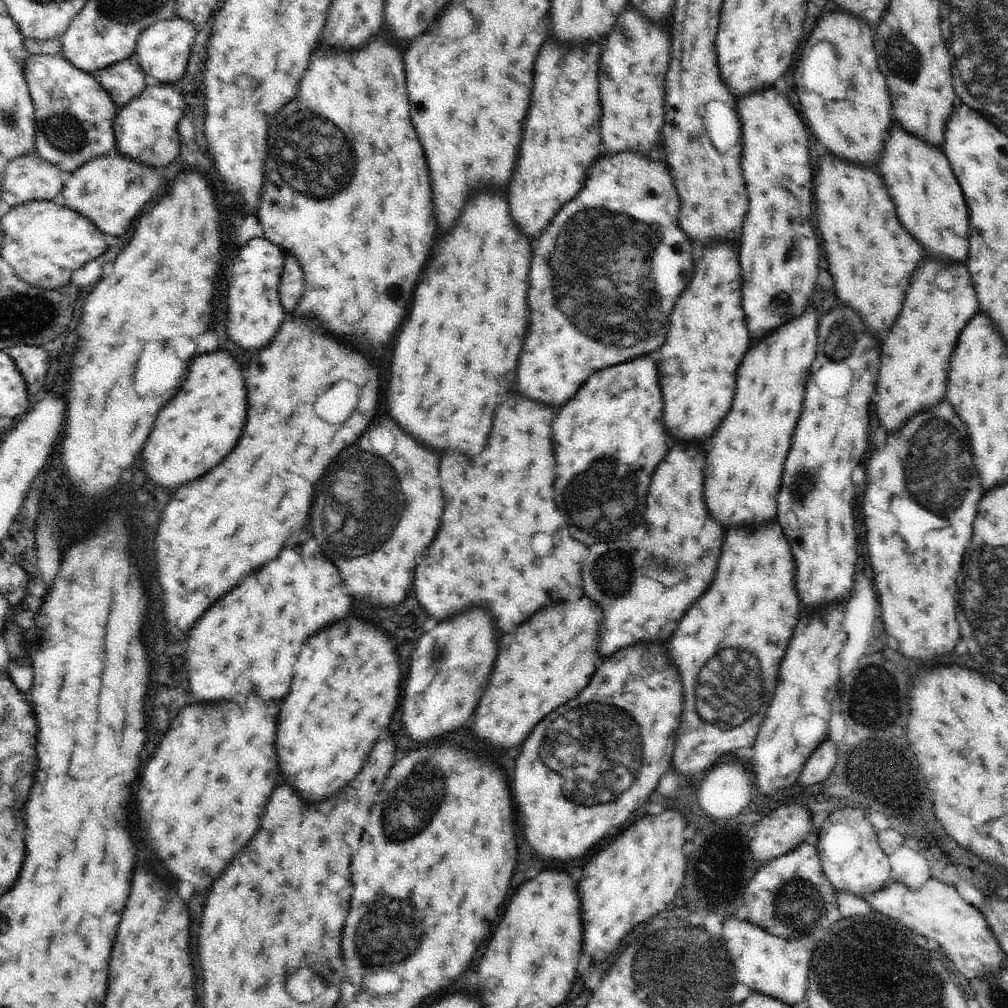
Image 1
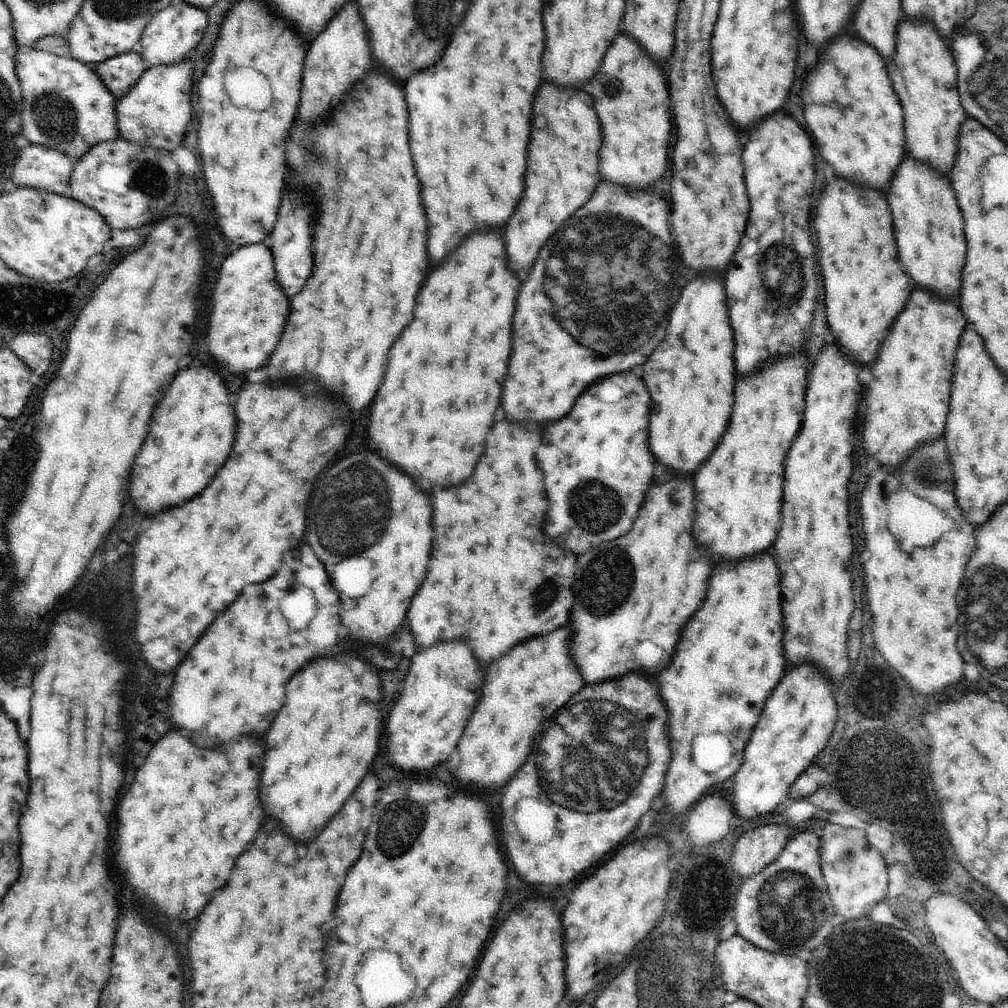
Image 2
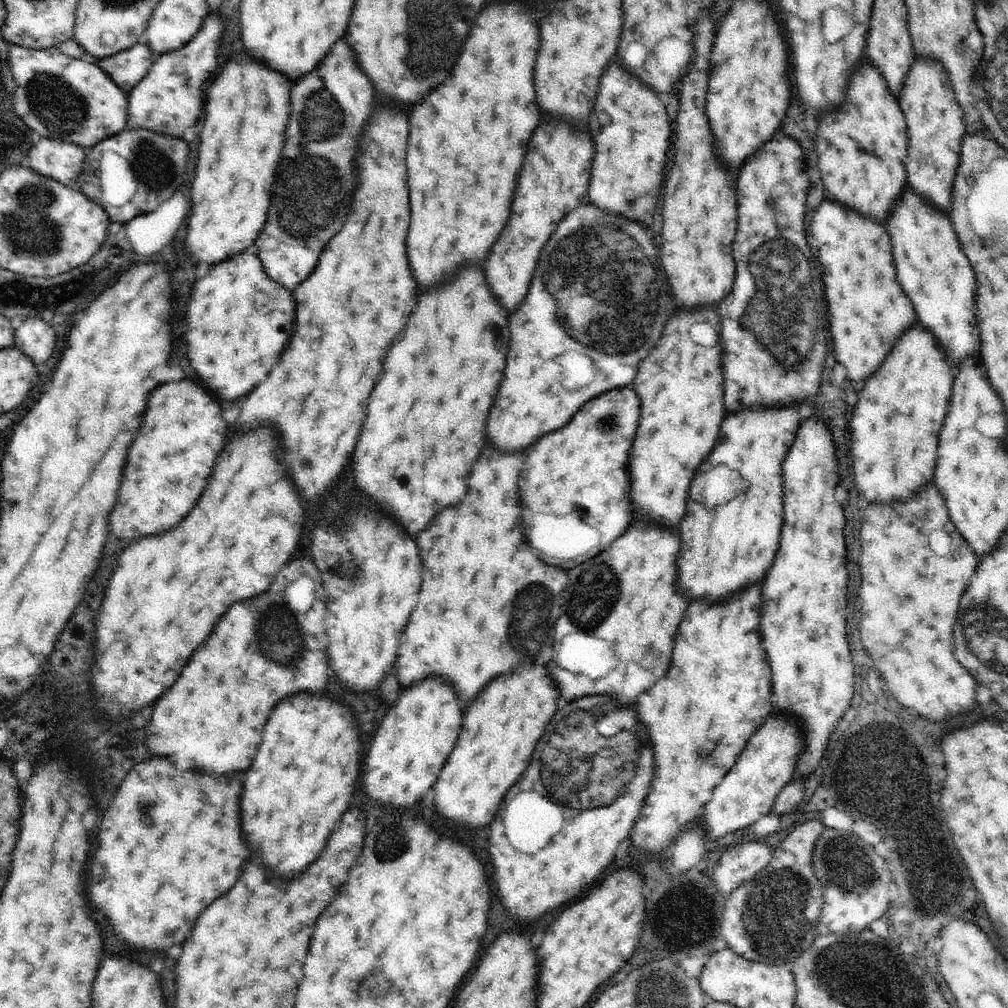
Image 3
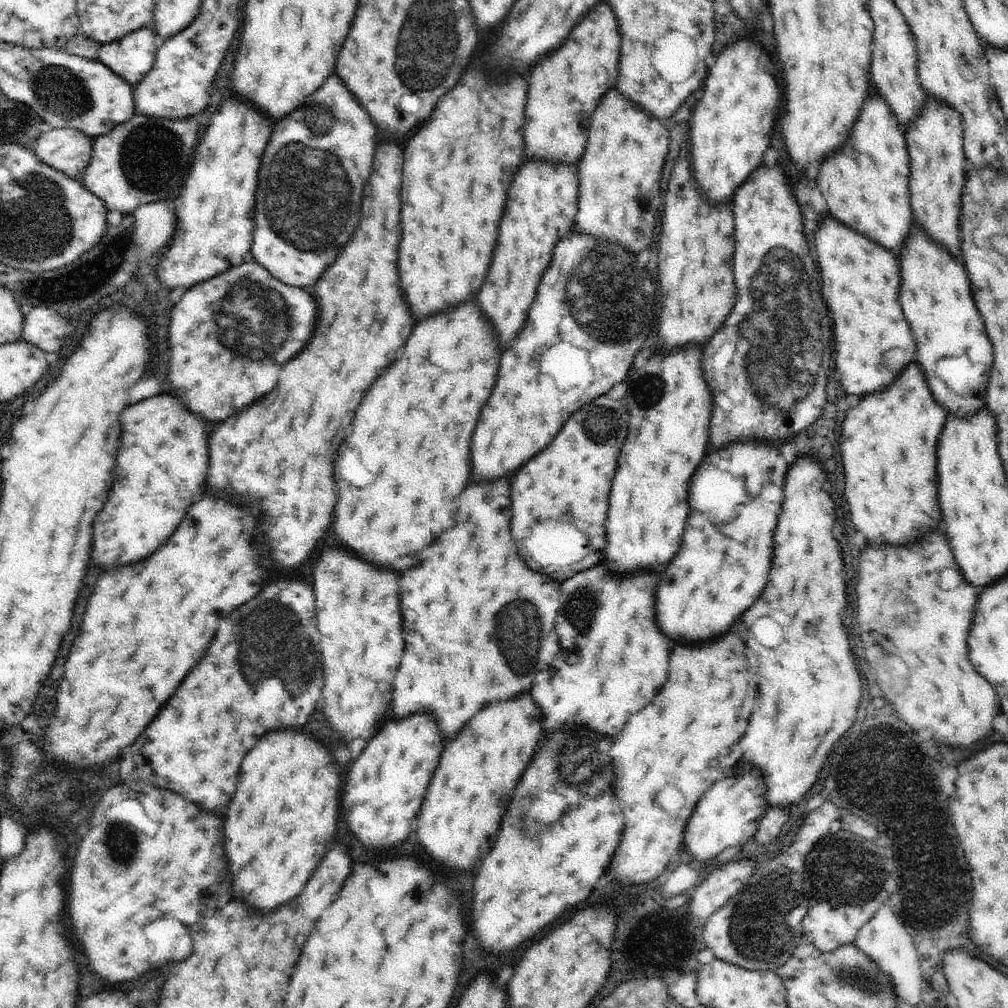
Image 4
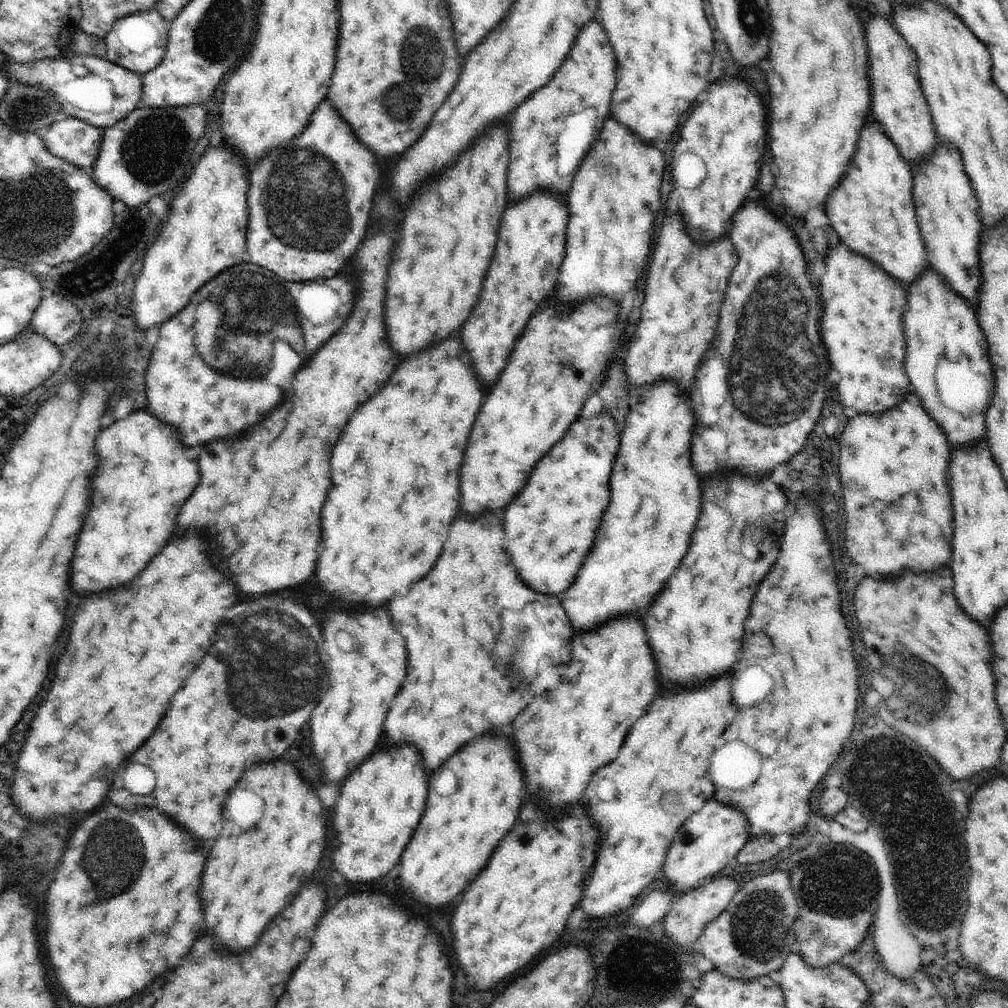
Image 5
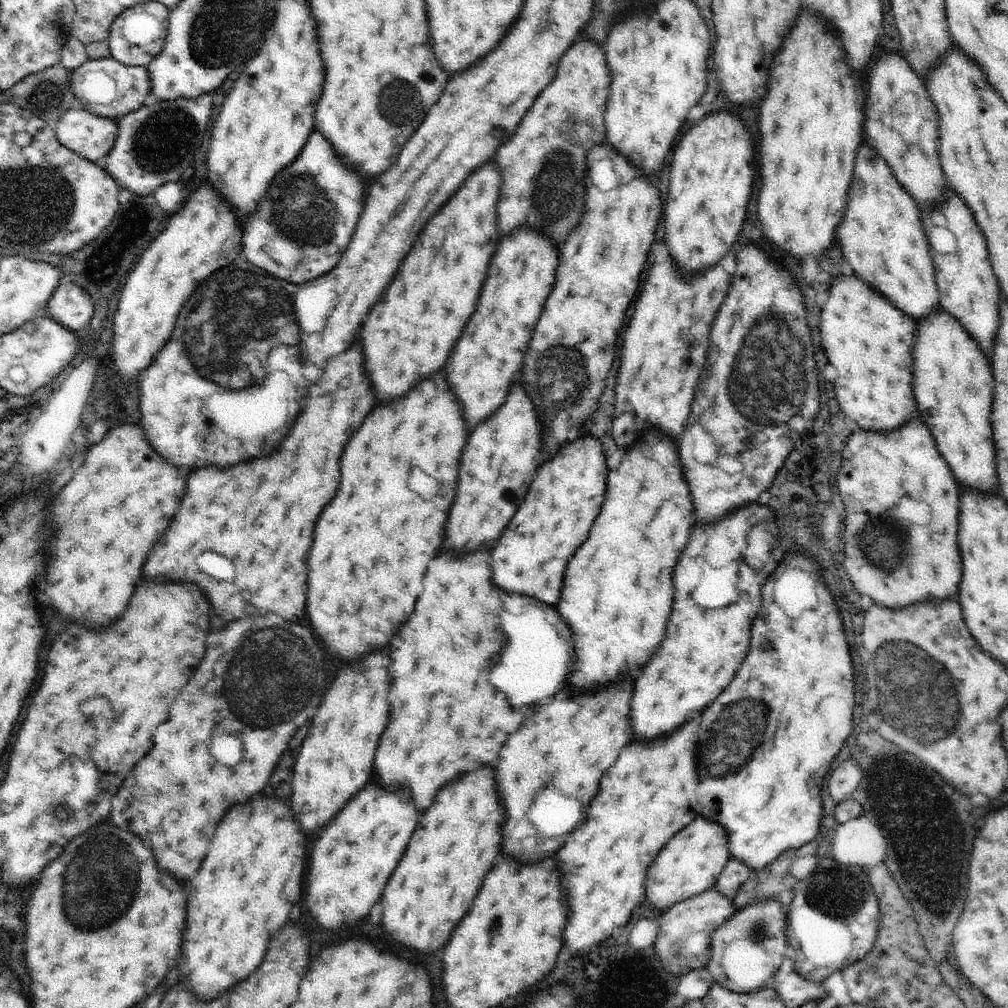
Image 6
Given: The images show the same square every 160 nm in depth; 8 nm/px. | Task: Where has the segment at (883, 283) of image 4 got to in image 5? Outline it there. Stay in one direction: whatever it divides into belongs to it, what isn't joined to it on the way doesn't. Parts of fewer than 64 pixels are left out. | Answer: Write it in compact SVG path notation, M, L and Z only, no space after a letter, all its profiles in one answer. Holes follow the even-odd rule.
M842 242L828 250L824 262L826 274L820 284L826 312L822 338L830 364L842 376L838 382L840 400L856 412L884 412L910 392L910 382L904 372L906 338L902 320L908 292L882 266L868 262L866 256L852 252Z

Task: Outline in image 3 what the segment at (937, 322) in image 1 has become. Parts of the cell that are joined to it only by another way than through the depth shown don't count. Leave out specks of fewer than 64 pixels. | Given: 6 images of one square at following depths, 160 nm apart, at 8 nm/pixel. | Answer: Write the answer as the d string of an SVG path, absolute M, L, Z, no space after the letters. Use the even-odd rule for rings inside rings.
M914 324L898 338L880 370L866 380L850 422L850 436L856 486L870 502L910 498L932 480L938 432L952 396L952 368L936 338L924 326Z

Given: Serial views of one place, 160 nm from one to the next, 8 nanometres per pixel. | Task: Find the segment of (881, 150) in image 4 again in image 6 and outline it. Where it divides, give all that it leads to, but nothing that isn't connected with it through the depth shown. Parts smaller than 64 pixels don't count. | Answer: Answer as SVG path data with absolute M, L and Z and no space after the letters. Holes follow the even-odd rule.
M860 146L858 150L858 158L856 158L856 168L854 168L854 178L852 178L852 186L848 190L848 208L846 208L846 214L840 222L840 228L836 228L836 234L838 234L838 242L840 242L840 248L842 248L842 254L844 258L850 262L854 274L858 278L864 278L866 282L870 282L876 290L880 290L886 298L890 298L892 304L896 304L900 310L904 310L906 314L914 316L916 320L928 316L932 310L938 308L938 290L936 290L936 284L934 284L934 264L932 264L932 258L930 258L930 246L928 246L928 238L926 238L926 232L924 232L922 218L920 218L921 210L915 201L915 198L912 198L900 184L898 180L894 178L892 170L888 168L888 164L884 162L884 158L872 148L872 146Z

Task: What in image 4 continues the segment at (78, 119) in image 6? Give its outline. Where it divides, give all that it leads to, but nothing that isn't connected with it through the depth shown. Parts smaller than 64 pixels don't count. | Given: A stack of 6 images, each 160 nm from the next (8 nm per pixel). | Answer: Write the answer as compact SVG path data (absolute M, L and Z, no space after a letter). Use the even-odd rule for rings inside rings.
M72 127L50 129L32 144L42 162L70 178L80 178L92 156L93 138Z

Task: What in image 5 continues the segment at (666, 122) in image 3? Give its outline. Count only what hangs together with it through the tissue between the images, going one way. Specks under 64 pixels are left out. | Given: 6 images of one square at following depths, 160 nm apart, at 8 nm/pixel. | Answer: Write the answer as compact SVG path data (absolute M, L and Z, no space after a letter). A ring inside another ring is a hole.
M608 116L604 120L604 128L584 156L568 194L568 242L566 258L558 274L558 296L564 304L582 302L588 298L588 294L608 294L610 298L622 300L626 292L632 290L652 248L654 220L656 212L660 212L660 186L664 168L666 160L658 148L654 148L650 142L642 142L634 132L630 132L626 126L620 126L620 122L614 118Z

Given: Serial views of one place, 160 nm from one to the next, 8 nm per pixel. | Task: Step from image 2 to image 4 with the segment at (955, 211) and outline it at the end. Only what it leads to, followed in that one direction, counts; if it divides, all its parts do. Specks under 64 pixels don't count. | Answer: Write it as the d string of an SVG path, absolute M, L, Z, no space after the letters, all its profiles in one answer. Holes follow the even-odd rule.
M914 222L912 234L906 238L900 250L900 266L904 270L904 284L900 284L900 302L904 316L908 318L908 324L916 336L916 358L932 386L932 394L936 394L936 400L944 404L944 408L950 406L950 412L956 412L960 416L976 414L986 406L984 394L988 386L988 374L992 370L992 342L988 340L984 320L974 304L972 286L964 264L958 262L945 246L929 237L923 226Z

